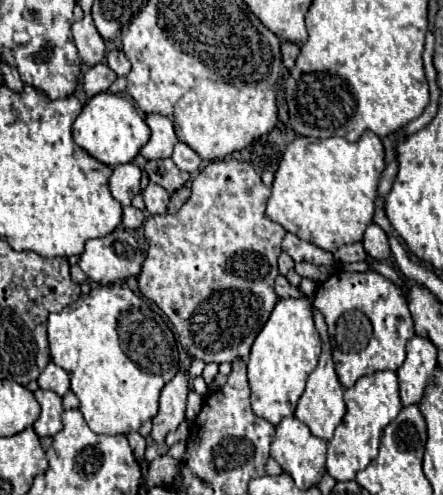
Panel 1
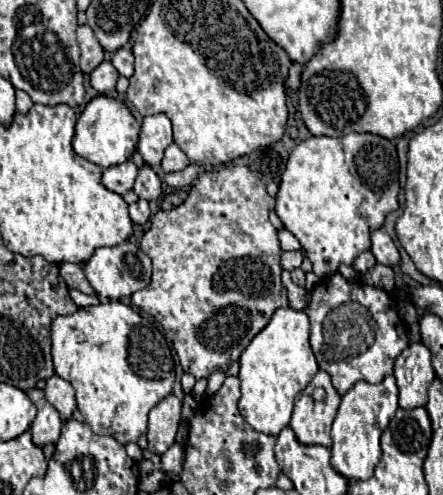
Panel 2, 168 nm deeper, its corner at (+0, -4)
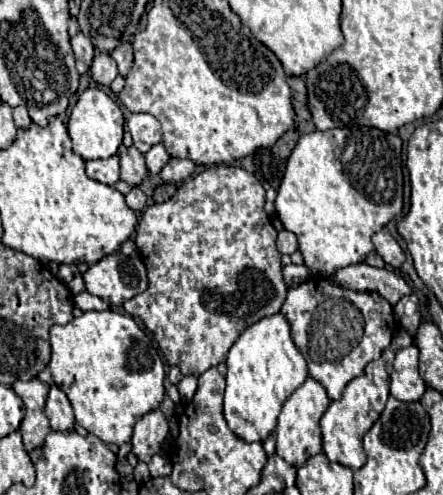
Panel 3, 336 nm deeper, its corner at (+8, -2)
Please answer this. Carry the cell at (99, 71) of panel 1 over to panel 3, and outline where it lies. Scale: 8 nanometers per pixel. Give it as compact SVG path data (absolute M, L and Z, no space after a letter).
M106 52L96 54L92 68L90 68L90 76L102 86L110 86L110 82L118 76L118 68L116 68L116 62L112 60L112 56Z

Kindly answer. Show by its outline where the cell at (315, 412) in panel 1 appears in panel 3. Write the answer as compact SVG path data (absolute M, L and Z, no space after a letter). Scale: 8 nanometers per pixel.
M306 378L306 382L294 390L294 394L284 402L282 412L278 416L276 426L276 454L282 456L292 466L302 466L312 454L322 452L322 432L320 432L320 418L330 406L326 390L314 380Z

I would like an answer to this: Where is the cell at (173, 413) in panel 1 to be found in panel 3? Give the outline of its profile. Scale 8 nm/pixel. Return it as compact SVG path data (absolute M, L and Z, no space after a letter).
M152 410L142 416L134 426L132 436L132 452L138 460L150 462L154 454L158 454L164 438L168 434L168 422L160 410Z

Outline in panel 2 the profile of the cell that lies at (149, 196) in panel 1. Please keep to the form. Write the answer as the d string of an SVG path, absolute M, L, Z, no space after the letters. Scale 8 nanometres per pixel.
M144 166L138 170L138 178L134 184L134 192L138 198L142 200L156 200L162 194L162 184L160 178L156 176L156 172L150 166Z

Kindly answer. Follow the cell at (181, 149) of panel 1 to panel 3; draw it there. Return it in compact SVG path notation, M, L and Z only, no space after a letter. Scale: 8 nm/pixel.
M156 144L156 146L152 146L152 148L144 154L144 158L146 158L146 168L148 168L148 172L154 176L154 174L158 174L158 172L162 170L162 166L170 160L170 154L166 152L166 148L164 148L162 144Z

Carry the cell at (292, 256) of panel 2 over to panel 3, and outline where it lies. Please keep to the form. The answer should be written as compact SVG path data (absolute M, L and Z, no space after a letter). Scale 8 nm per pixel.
M280 230L278 232L278 252L280 254L294 254L298 250L298 242L296 242L296 234L292 234L290 230Z

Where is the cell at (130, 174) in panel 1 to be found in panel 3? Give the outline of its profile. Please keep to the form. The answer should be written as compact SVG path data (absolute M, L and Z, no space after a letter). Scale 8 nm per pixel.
M112 156L112 158L104 158L104 160L88 160L86 174L92 180L114 186L120 180L120 176L118 176L120 174L120 158Z

